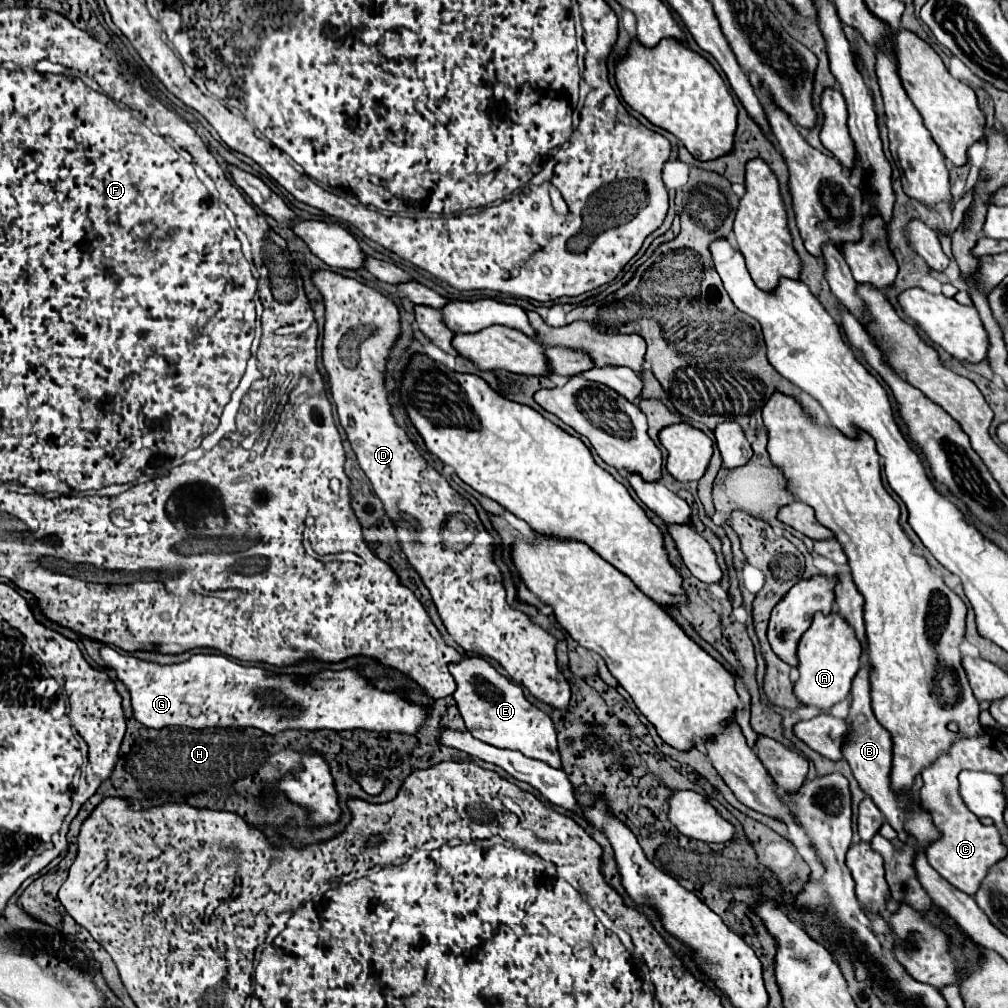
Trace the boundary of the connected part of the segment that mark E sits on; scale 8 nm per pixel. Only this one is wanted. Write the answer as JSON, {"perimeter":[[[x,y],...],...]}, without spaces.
{"perimeter":[[[464,657],[460,663],[450,665],[450,673],[458,685],[454,701],[466,723],[466,729],[480,741],[512,751],[520,751],[524,757],[544,761],[556,769],[562,769],[556,731],[552,719],[534,707],[522,693],[522,687],[500,675],[482,657]]]}

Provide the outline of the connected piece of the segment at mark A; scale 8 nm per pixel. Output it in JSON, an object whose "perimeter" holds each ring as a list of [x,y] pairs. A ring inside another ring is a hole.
{"perimeter":[[[816,613],[812,627],[804,633],[800,645],[798,645],[798,671],[800,677],[794,683],[794,693],[804,705],[814,705],[822,707],[828,711],[832,705],[840,703],[846,699],[852,687],[852,679],[860,669],[860,655],[862,655],[862,645],[856,639],[854,629],[848,625],[840,613]]]}

